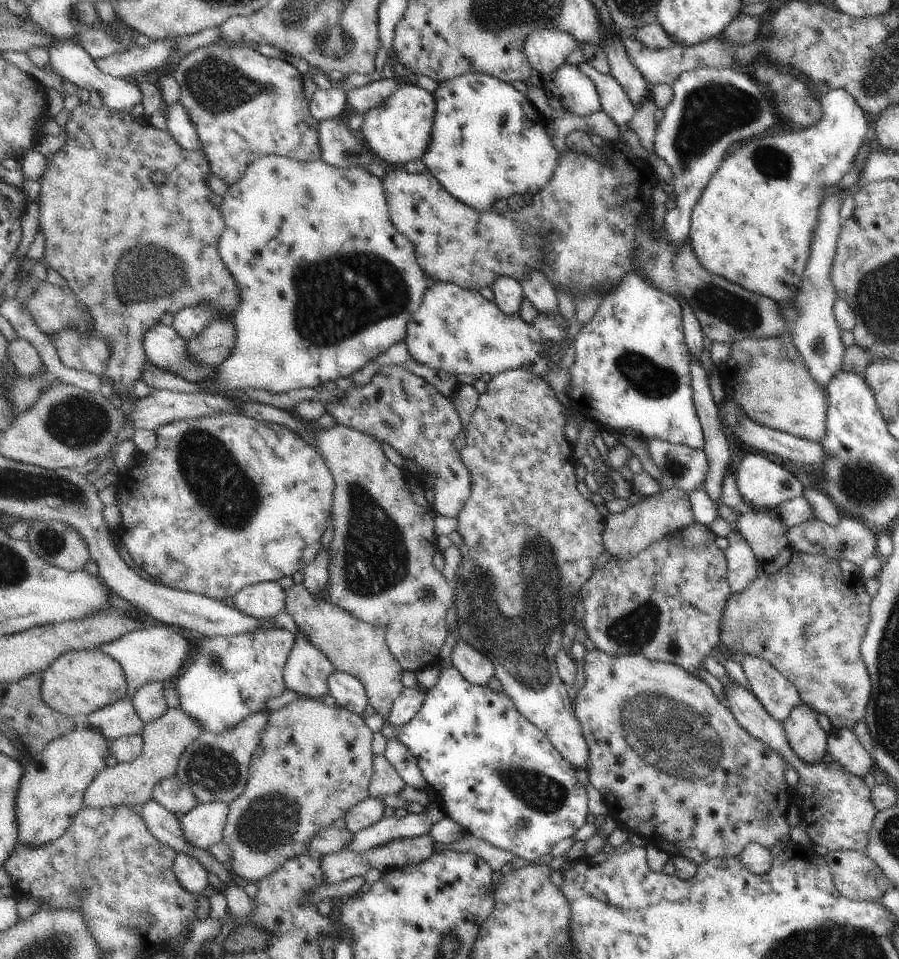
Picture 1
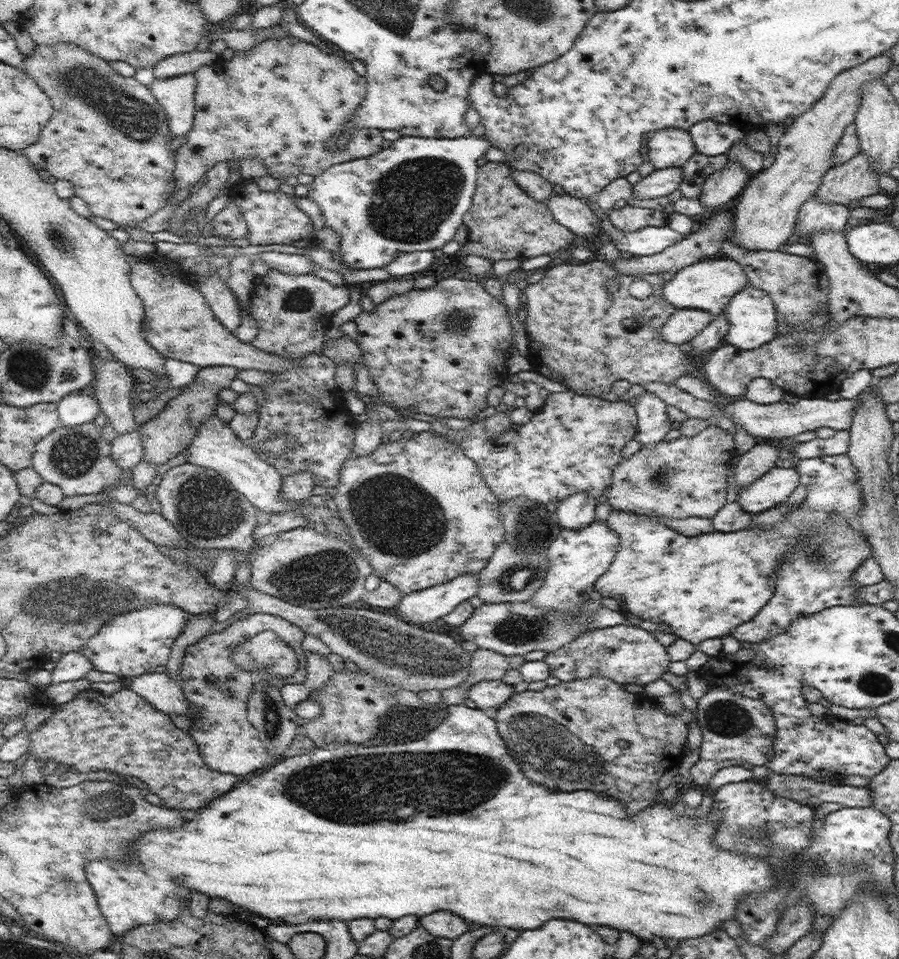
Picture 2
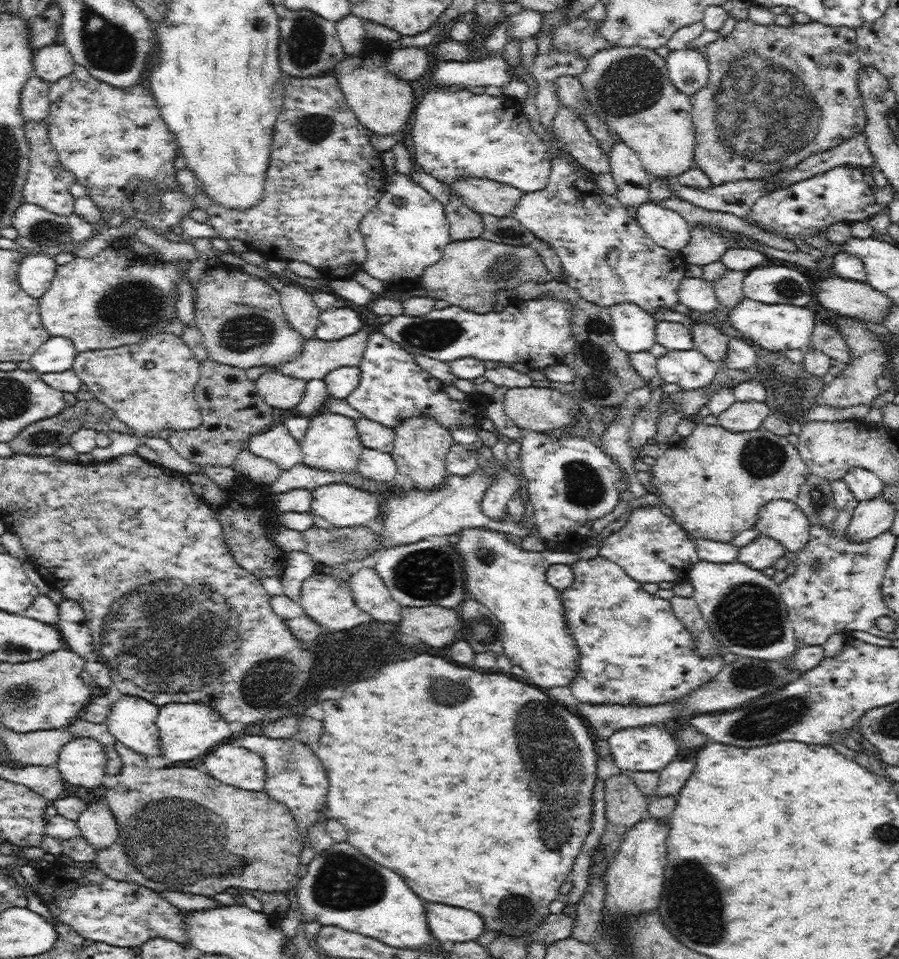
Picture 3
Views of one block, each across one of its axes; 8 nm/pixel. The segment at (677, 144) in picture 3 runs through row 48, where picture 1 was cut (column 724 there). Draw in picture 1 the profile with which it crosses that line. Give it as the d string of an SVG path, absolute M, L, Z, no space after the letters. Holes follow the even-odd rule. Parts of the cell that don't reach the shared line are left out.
M787 544L771 562L759 566L753 584L745 592L729 596L719 620L717 646L729 650L735 662L743 656L763 658L797 688L801 704L831 720L833 730L853 730L865 718L871 696L869 672L861 660L861 642L871 620L869 604L871 596L865 592L861 576L843 576L837 560L825 554L805 554Z

